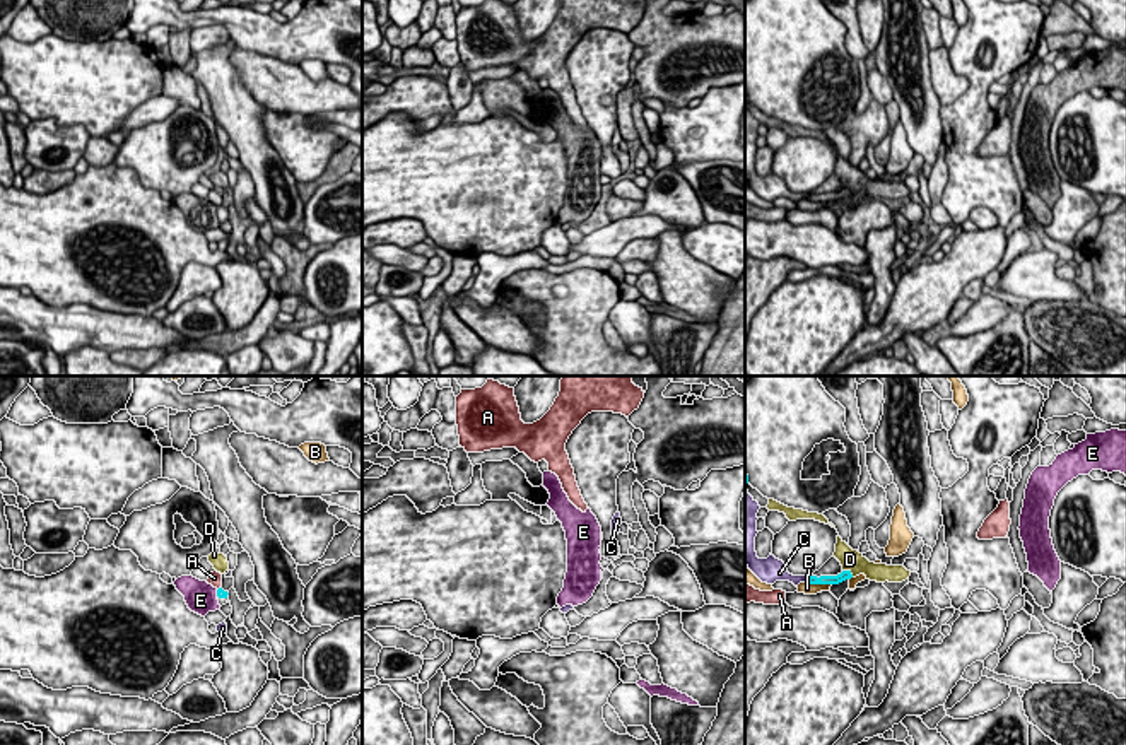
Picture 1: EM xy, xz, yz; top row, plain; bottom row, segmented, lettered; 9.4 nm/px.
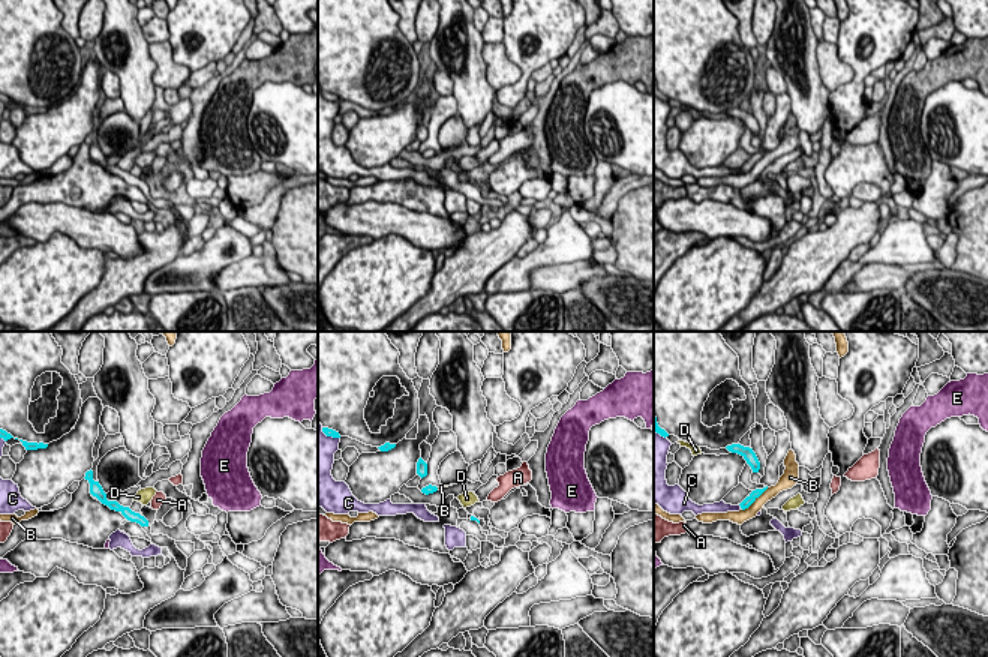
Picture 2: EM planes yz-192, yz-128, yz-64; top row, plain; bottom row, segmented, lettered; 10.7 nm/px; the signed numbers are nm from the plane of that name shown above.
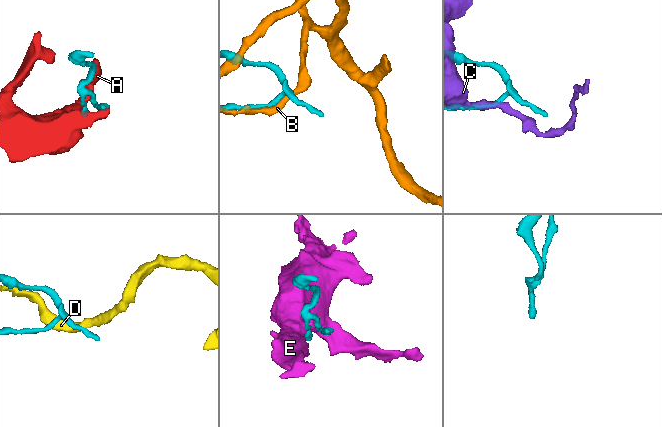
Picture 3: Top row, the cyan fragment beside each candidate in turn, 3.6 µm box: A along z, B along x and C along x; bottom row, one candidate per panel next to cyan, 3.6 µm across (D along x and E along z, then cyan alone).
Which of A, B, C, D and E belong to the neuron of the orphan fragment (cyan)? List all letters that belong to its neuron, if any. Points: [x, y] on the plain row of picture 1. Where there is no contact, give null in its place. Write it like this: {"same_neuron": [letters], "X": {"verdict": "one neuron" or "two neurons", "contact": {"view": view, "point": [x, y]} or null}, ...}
{"same_neuron": [], "A": {"verdict": "two neurons", "contact": {"view": "xy", "point": [219, 205]}}, "B": {"verdict": "two neurons", "contact": {"view": "yz", "point": [819, 200]}}, "C": {"verdict": "two neurons", "contact": {"view": "yz", "point": [807, 197]}}, "D": {"verdict": "two neurons", "contact": {"view": "yz", "point": [848, 188]}}, "E": {"verdict": "two neurons", "contact": {"view": "xy", "point": [217, 211]}}}

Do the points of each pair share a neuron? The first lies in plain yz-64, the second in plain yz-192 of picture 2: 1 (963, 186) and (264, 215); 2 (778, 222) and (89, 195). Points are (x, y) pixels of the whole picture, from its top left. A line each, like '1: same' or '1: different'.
1: same
2: same

